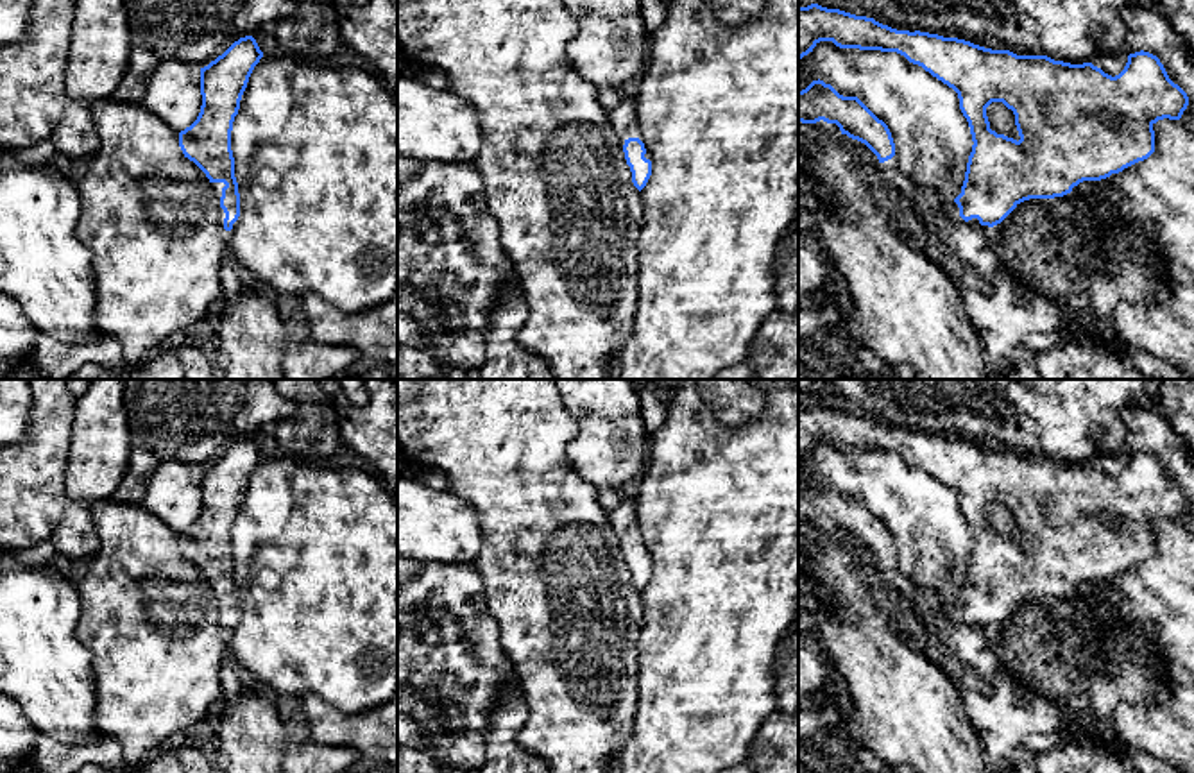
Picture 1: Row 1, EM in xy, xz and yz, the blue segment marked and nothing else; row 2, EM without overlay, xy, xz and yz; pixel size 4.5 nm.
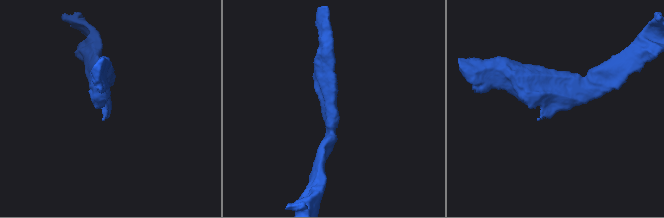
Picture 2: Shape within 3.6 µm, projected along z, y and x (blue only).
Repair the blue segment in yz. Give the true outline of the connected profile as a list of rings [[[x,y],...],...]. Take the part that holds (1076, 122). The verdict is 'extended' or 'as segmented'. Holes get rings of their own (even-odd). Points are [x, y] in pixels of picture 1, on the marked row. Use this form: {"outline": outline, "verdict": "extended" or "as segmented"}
{"outline": [[[818,4],[798,7],[798,59],[820,41],[840,48],[897,52],[958,93],[974,145],[949,217],[988,227],[1001,224],[1024,200],[1063,197],[1083,181],[1101,181],[1147,159],[1155,152],[1153,125],[1164,118],[1180,120],[1189,106],[1187,93],[1169,79],[1160,59],[1144,50],[1130,54],[1124,70],[1112,77],[1092,63],[1070,64],[958,38],[897,30],[874,18]],[[992,102],[1013,111],[1019,141],[990,129],[986,107]]], "verdict": "extended"}

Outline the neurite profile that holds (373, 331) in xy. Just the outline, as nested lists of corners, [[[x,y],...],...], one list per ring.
[[[397,290],[390,301],[360,313],[344,313],[315,293],[299,297],[308,335],[324,345],[349,345],[397,374]]]

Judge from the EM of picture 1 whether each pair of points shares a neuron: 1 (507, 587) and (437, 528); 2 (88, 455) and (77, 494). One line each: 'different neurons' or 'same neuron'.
1: different neurons
2: same neuron

